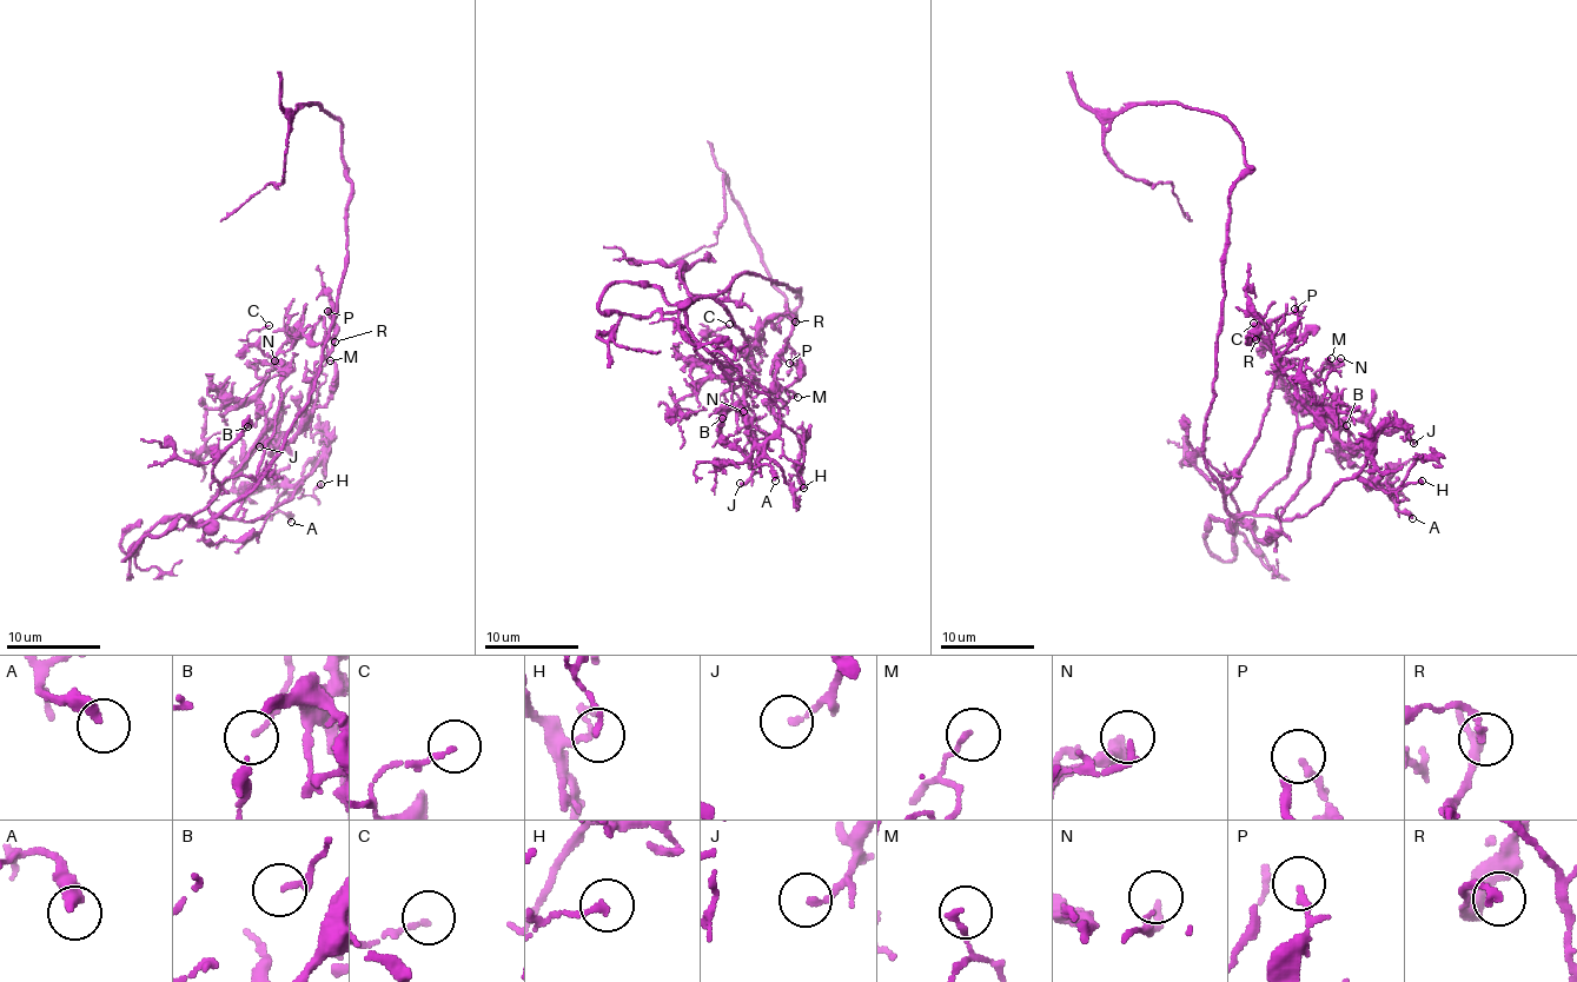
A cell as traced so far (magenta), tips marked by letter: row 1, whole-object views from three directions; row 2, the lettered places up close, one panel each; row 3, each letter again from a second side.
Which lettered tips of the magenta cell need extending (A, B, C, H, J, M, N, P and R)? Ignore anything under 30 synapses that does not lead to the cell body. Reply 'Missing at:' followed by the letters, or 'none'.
Missing at: none

